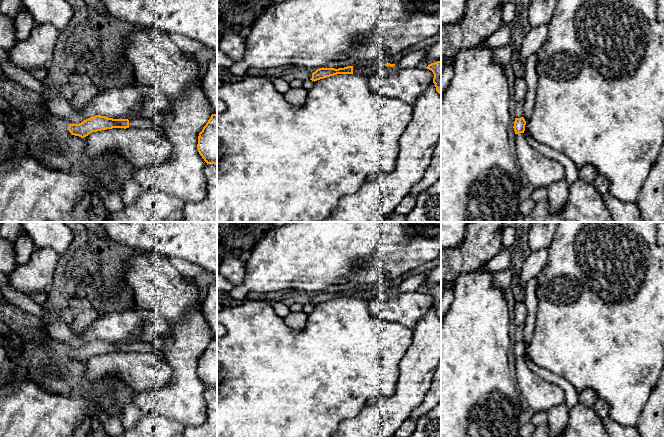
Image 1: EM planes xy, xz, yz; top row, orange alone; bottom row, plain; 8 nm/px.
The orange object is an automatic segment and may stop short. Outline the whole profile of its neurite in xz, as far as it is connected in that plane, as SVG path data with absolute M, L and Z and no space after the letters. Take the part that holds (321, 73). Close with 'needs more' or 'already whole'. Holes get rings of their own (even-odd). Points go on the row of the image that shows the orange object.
M347 66L344 68L319 68L312 73L312 78L310 80L317 81L337 74L353 74L353 66Z; already whole

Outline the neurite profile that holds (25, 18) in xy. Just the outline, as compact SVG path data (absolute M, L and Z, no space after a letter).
M27 8L21 10L14 20L15 24L15 42L24 41L29 38L30 32L34 26L34 20Z

